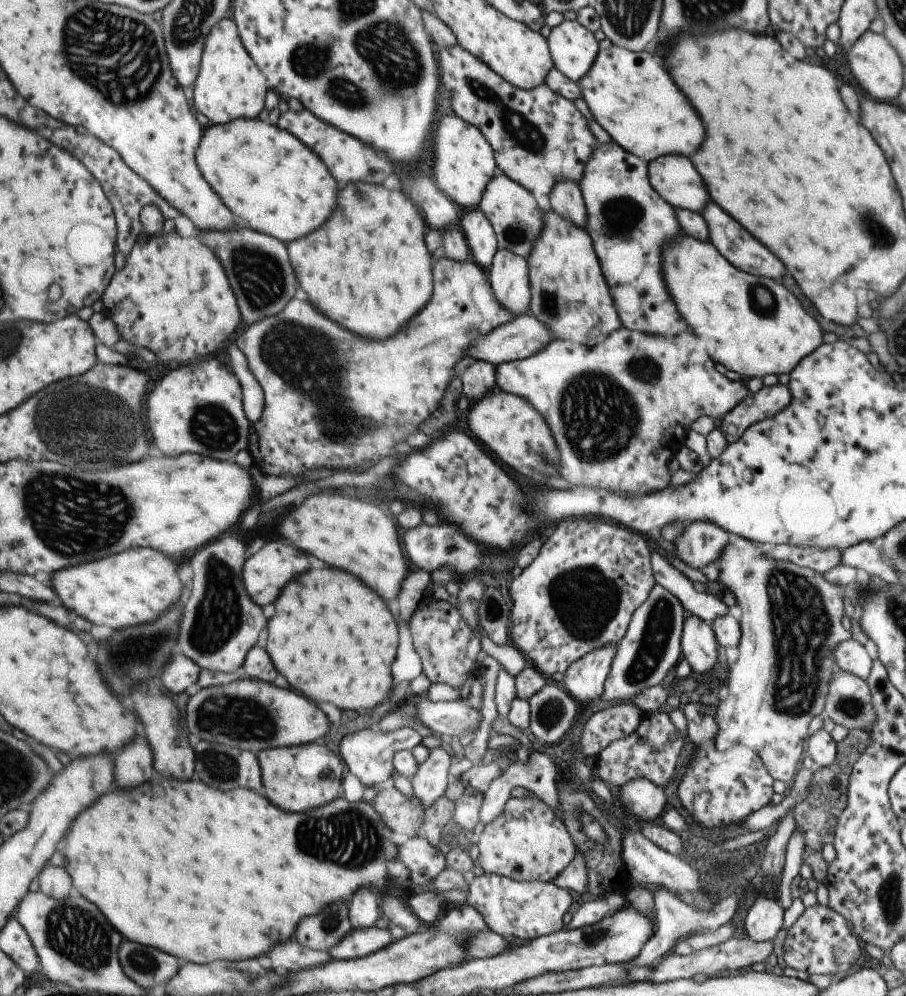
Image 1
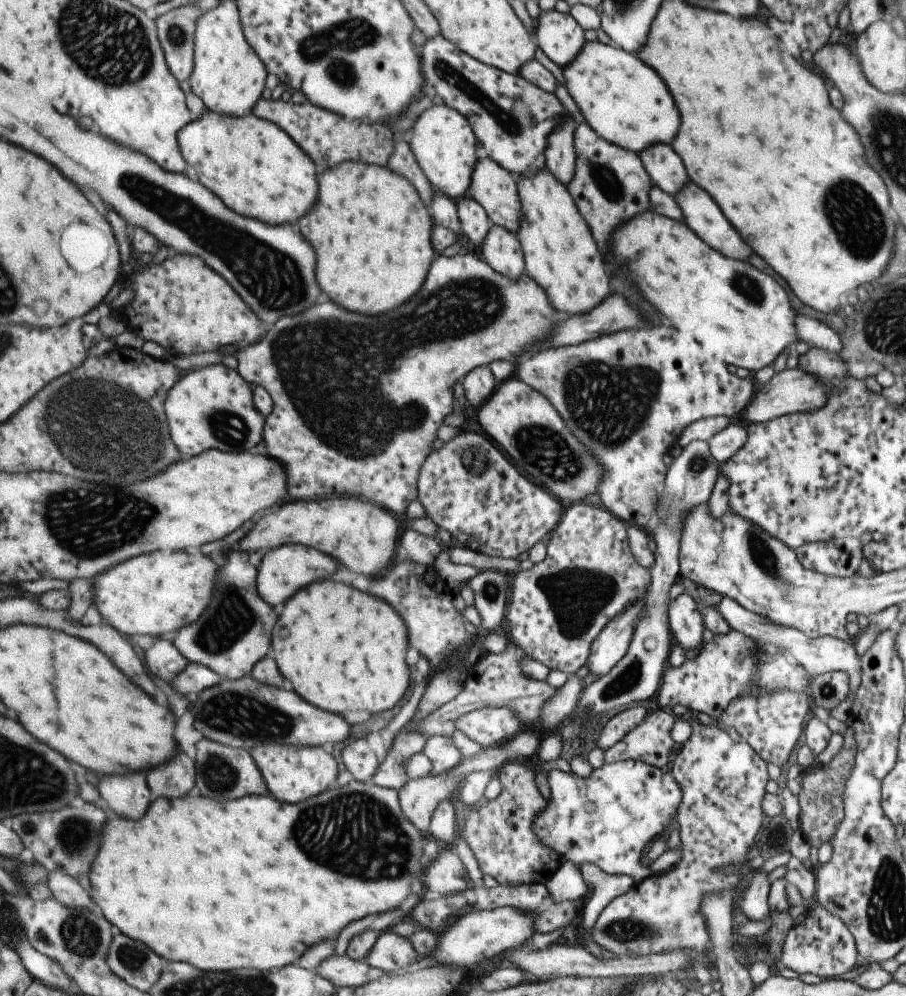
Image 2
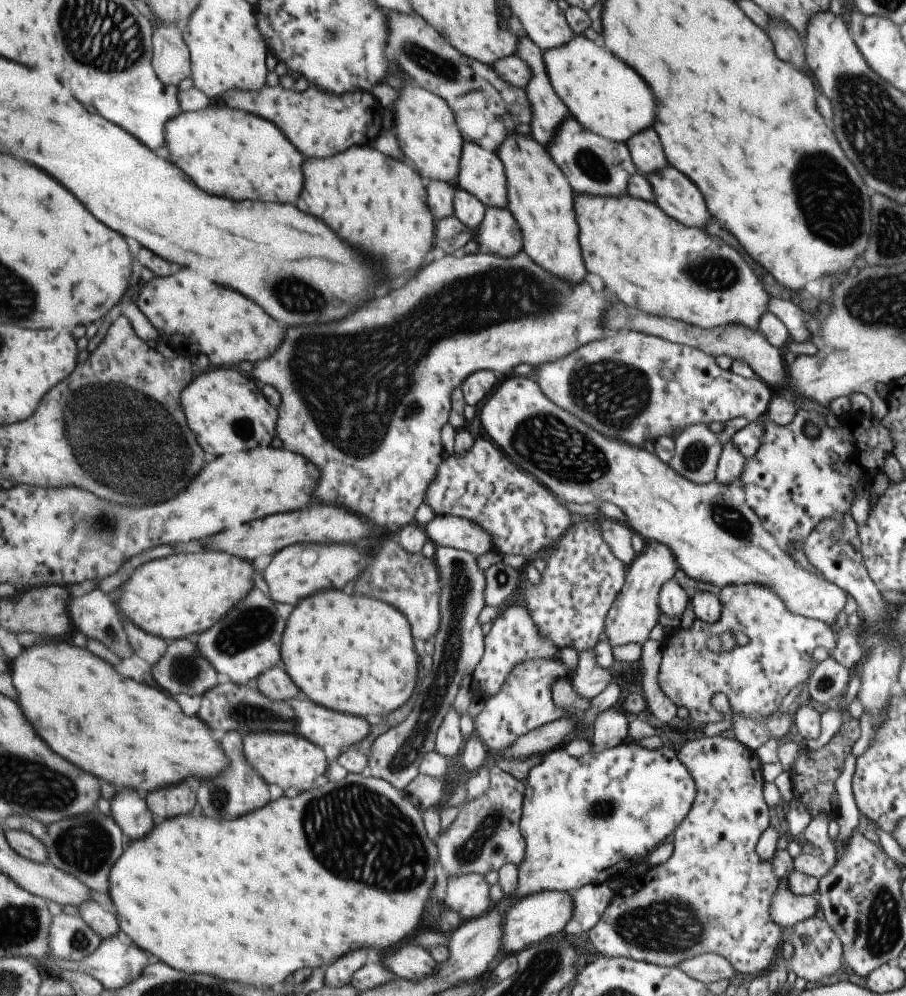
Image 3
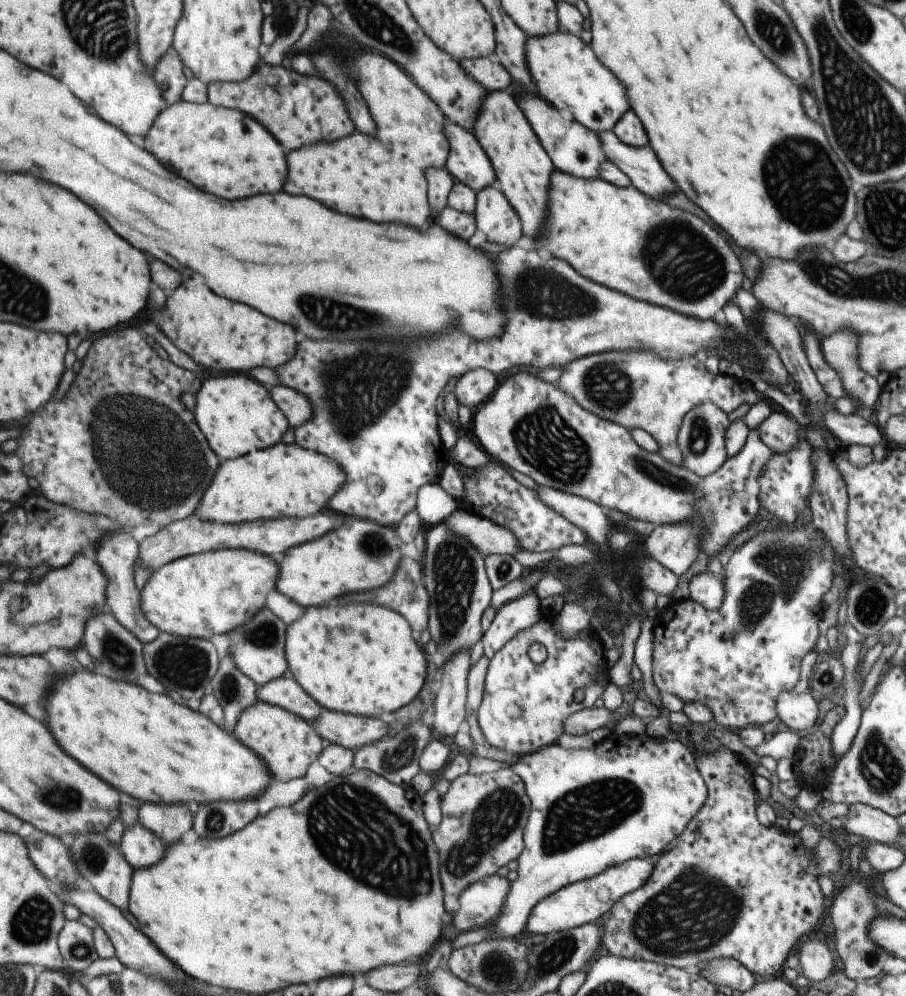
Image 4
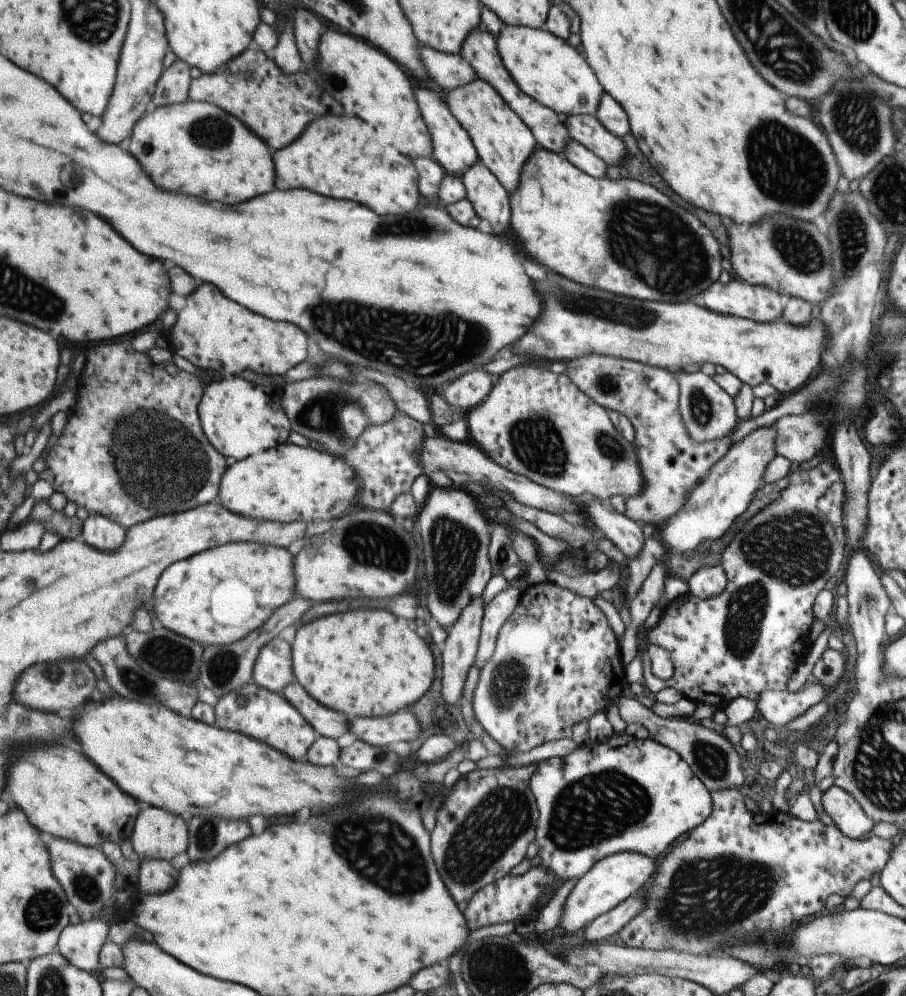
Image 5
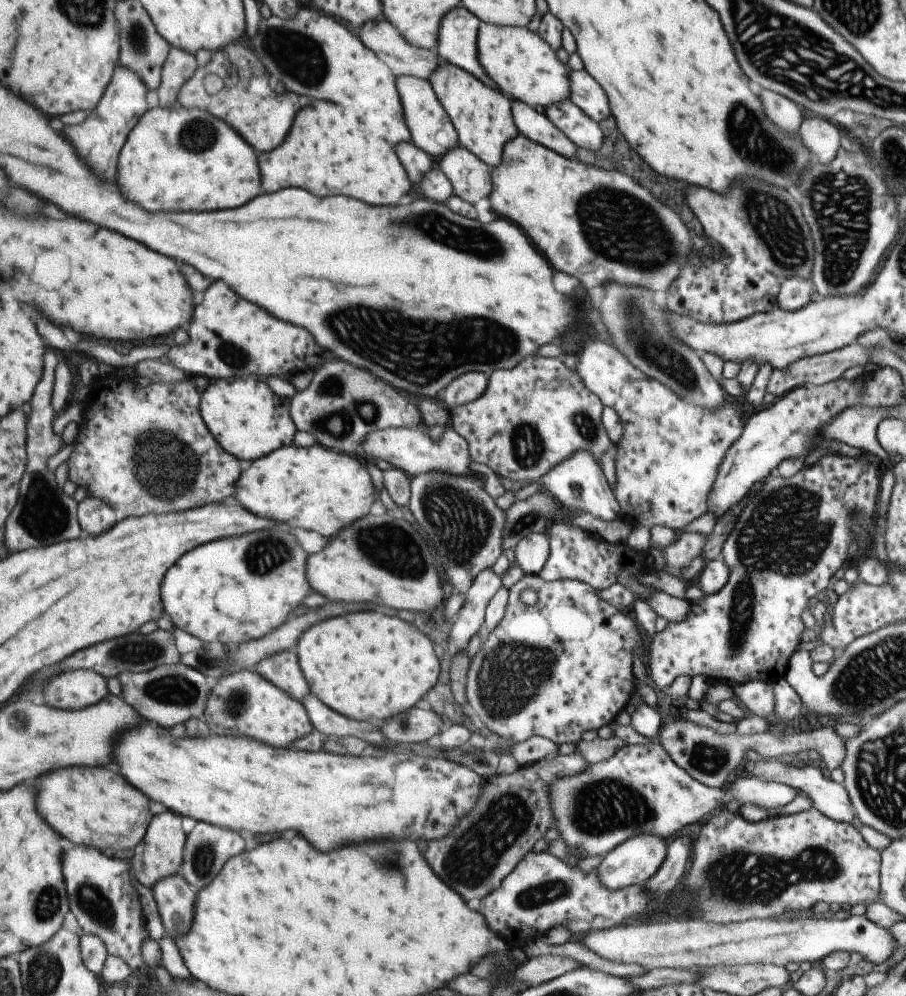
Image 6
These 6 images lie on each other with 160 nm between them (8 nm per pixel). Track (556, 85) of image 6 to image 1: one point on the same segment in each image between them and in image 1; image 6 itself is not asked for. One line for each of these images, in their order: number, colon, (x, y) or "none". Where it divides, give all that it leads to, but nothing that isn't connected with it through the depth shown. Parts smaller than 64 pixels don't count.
1: (629, 96)
2: (621, 100)
3: (603, 95)
4: (567, 76)
5: (543, 67)

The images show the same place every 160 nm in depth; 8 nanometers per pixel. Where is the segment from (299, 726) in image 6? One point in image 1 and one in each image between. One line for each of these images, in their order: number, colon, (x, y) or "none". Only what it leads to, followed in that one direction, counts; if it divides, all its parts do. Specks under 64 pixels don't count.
1: (296, 778)
2: (292, 773)
3: (280, 759)
4: (288, 745)
5: (266, 716)

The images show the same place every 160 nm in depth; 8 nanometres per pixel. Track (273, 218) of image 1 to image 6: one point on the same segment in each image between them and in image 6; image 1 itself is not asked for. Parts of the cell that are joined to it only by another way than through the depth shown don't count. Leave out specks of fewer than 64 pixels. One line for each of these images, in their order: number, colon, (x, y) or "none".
2: (254, 168)
3: (232, 153)
4: (247, 161)
5: (193, 147)
6: (175, 160)

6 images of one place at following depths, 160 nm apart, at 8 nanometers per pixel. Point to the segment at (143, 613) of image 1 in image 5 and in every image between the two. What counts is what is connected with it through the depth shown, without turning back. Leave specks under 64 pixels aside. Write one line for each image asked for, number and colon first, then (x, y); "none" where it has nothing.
2: (159, 592)
3: (175, 596)
4: (210, 593)
5: (217, 597)

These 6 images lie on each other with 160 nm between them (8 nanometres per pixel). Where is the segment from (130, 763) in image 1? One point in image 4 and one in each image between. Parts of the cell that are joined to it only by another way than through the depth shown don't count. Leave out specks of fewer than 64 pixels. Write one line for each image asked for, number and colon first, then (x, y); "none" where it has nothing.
2: (127, 795)
3: (129, 809)
4: (142, 849)

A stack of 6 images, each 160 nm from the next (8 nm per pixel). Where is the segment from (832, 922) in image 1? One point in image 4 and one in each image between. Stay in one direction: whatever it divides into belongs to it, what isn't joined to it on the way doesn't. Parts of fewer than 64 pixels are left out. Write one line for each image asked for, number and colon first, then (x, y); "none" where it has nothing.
2: (818, 943)
3: (817, 952)
4: (815, 960)

